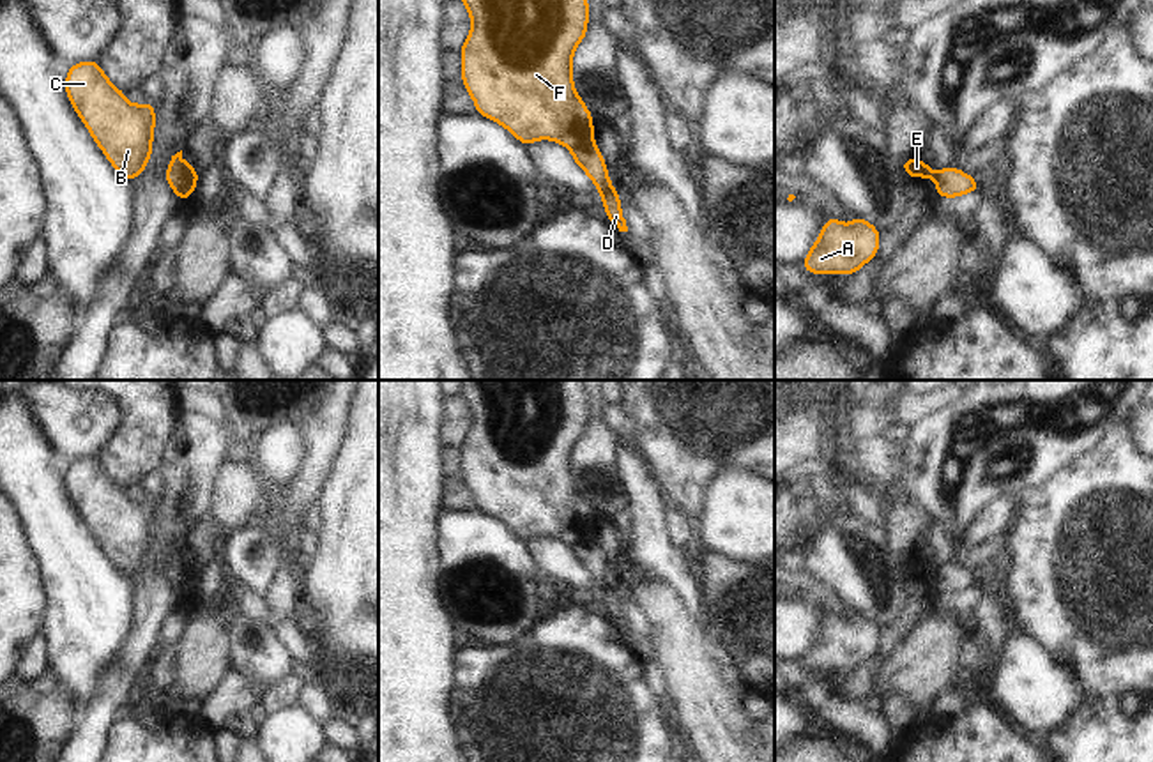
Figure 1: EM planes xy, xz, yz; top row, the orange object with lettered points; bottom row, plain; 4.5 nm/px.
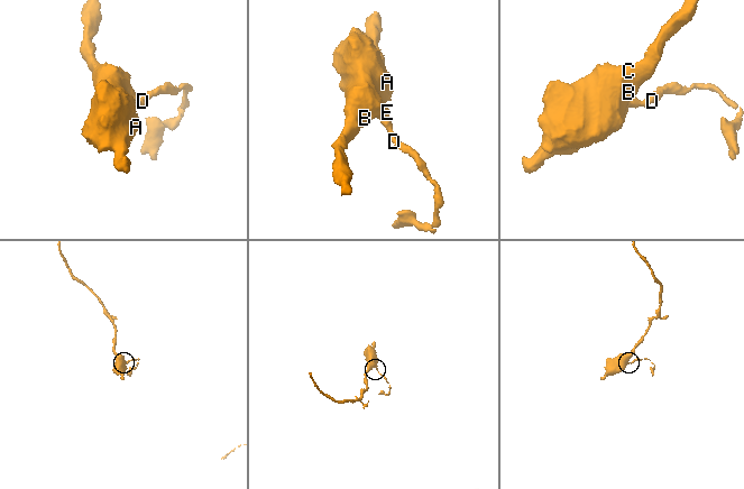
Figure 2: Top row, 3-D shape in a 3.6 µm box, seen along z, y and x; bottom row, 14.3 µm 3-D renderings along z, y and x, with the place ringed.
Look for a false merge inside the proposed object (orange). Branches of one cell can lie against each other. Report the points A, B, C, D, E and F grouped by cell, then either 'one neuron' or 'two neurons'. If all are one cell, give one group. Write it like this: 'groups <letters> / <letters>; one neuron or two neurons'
groups A B C E F / D; two neurons

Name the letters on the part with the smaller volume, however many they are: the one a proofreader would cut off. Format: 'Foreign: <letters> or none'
Foreign: D

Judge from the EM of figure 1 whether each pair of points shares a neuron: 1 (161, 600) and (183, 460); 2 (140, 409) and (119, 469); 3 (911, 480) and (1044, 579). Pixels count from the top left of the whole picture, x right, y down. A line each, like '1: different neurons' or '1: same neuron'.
1: same neuron
2: same neuron
3: different neurons

